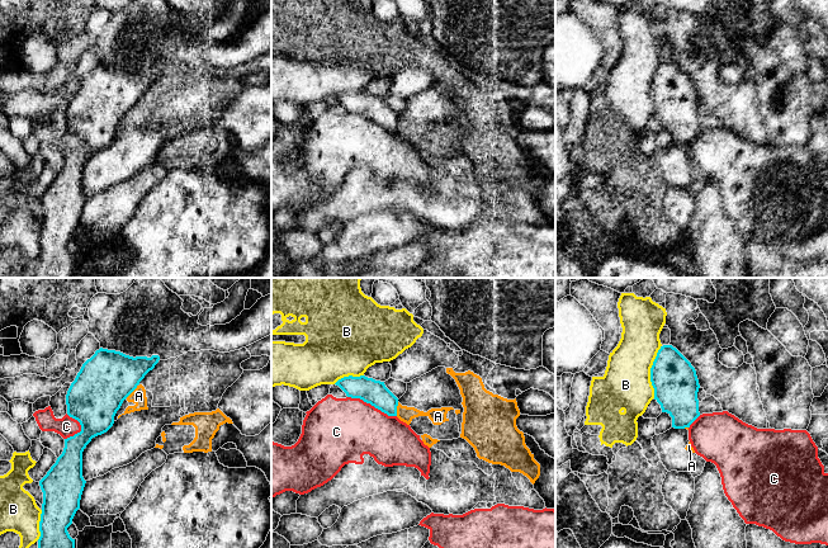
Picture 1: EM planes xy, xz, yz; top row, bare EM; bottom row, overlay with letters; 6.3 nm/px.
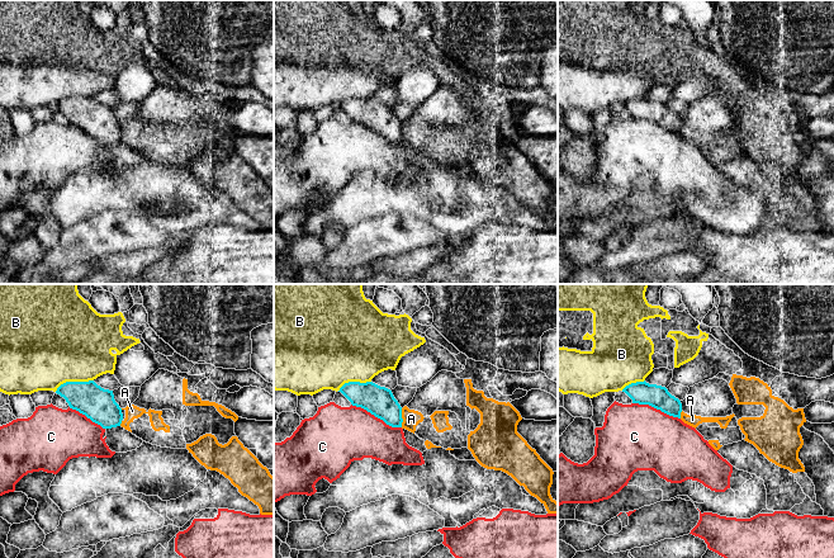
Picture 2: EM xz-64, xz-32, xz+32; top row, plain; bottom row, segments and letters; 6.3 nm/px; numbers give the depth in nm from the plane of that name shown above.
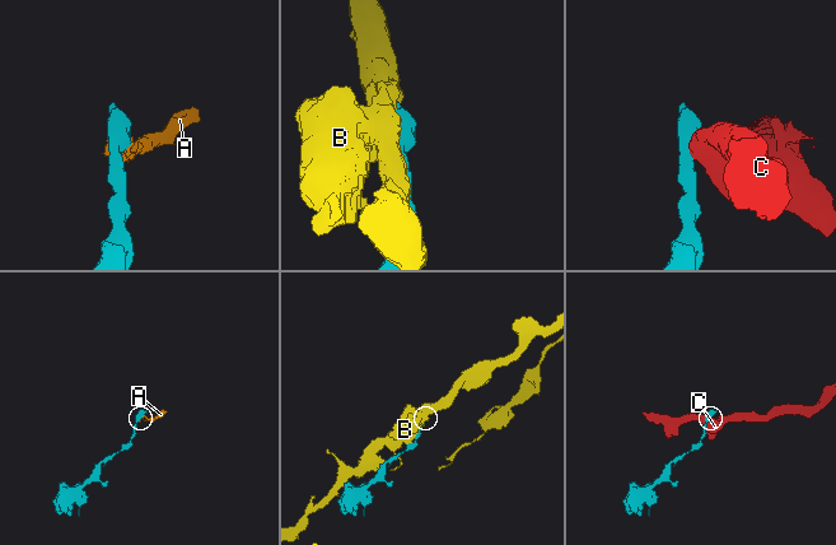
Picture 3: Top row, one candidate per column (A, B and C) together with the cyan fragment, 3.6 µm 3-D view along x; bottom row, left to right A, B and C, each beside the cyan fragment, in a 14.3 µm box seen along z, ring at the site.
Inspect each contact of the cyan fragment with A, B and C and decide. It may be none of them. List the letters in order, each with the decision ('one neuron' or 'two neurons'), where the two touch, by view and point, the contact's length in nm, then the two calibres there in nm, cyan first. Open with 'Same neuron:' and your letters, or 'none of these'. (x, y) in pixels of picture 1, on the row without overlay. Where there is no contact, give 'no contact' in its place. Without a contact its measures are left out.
Same neuron: none of these
A: two neurons; meets cyan in xz at (396, 124); contact 90 nm long; 160 nm thick on the cyan side, 100 nm on the other
B: two neurons; meets cyan in yz at (651, 88); contact 340 nm long; 280 nm thick on the cyan side, 300 nm on the other
C: two neurons; meets cyan in xz at (372, 121); contact 340 nm long; 160 nm thick on the cyan side, 420 nm on the other

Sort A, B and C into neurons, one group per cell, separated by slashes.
A B / C

